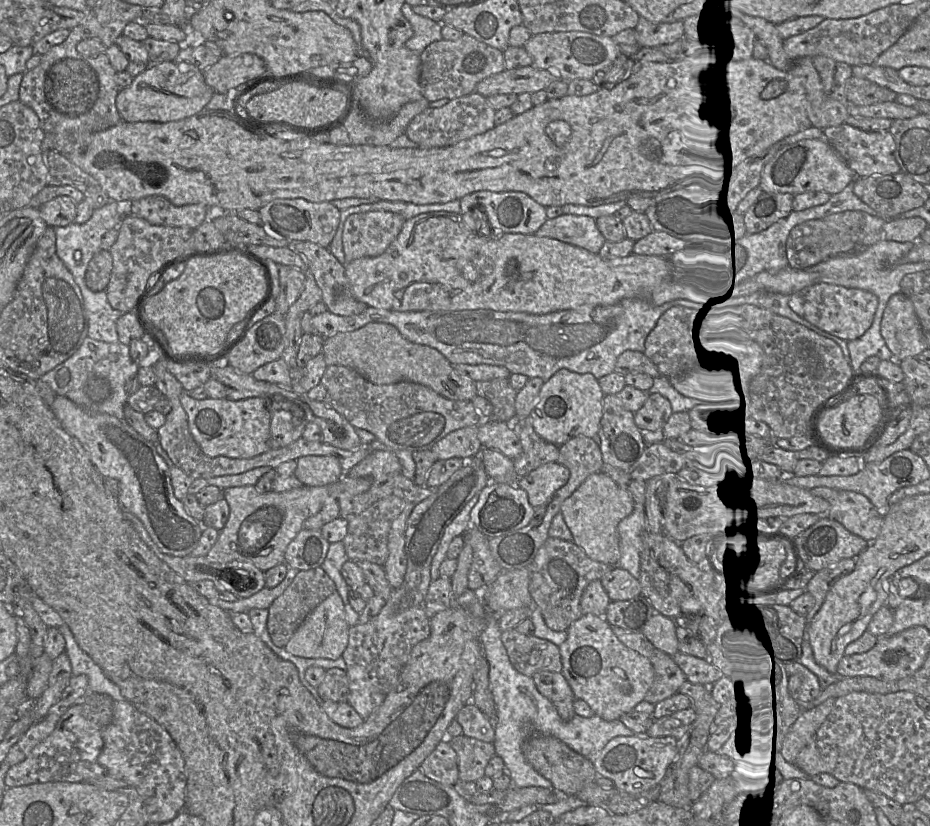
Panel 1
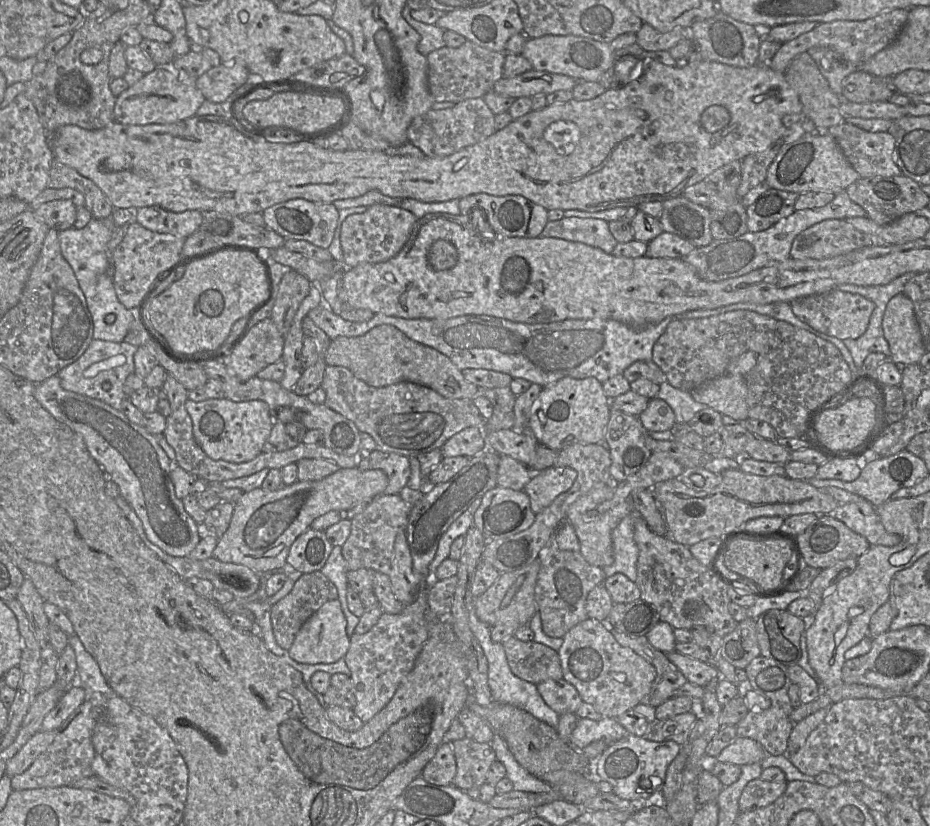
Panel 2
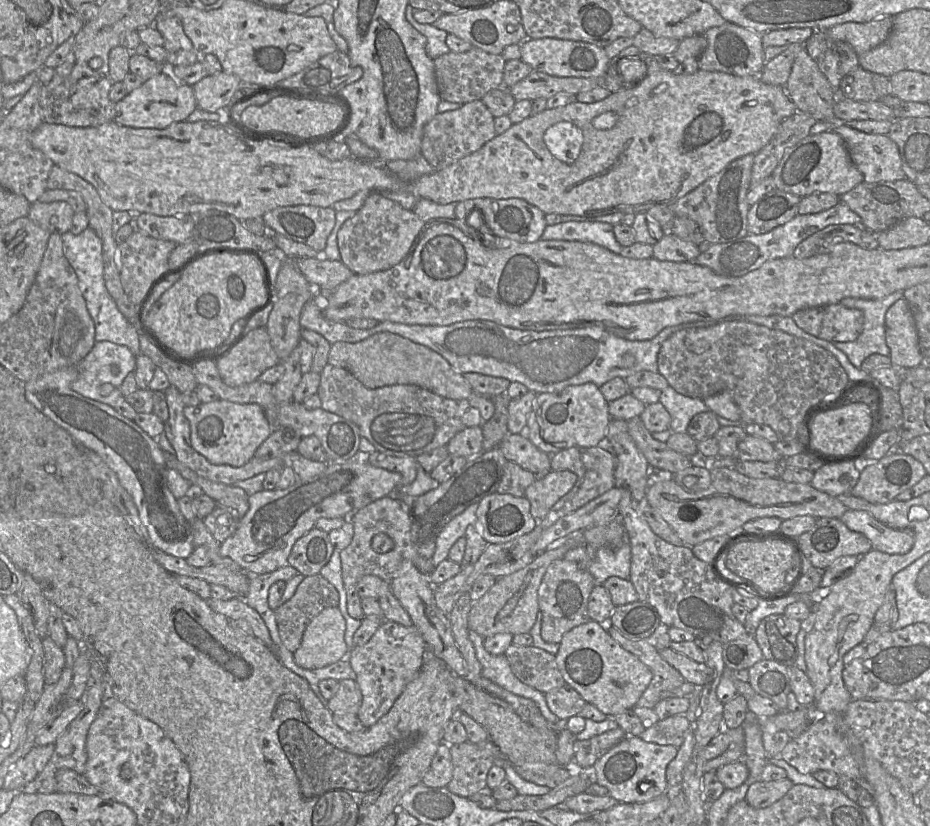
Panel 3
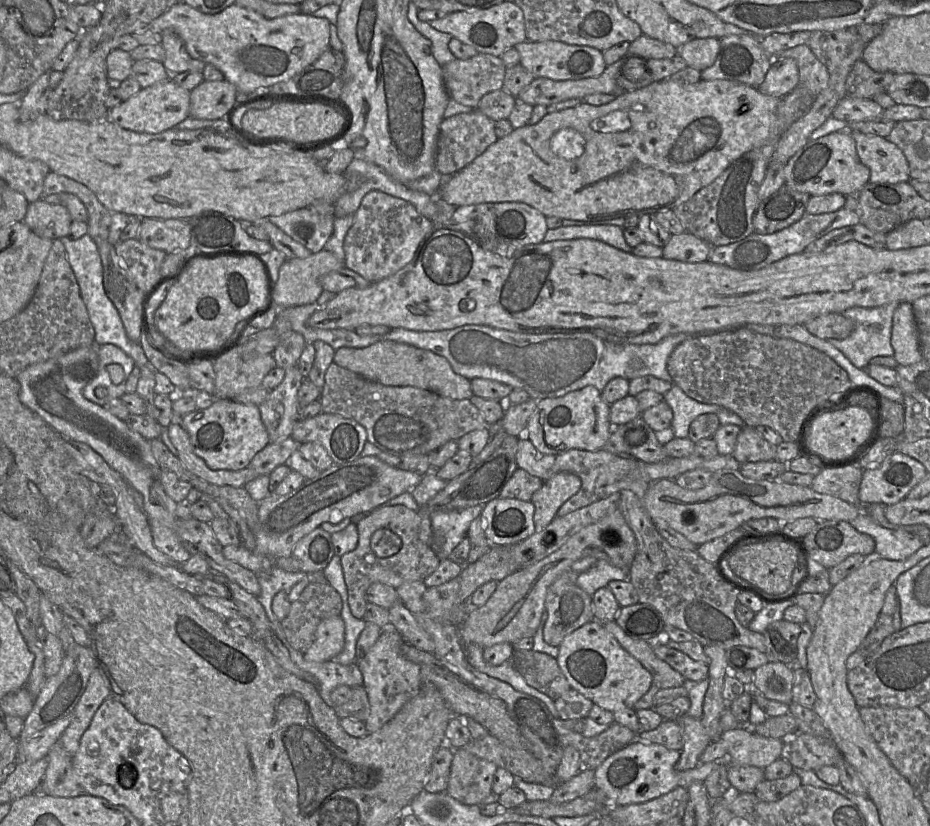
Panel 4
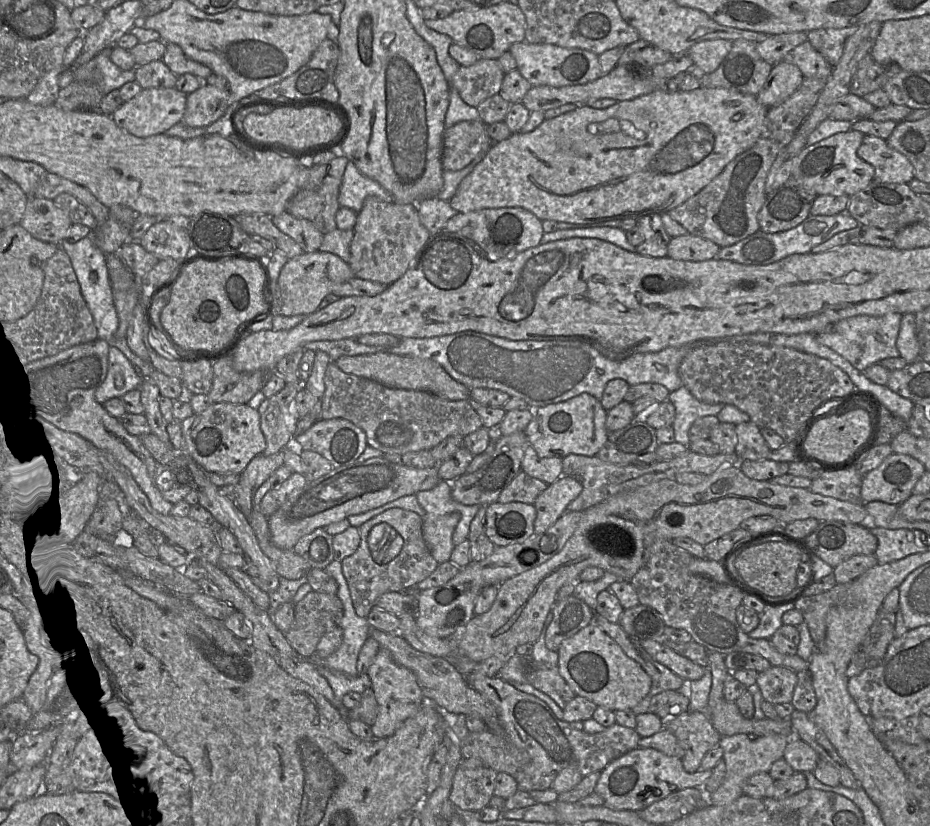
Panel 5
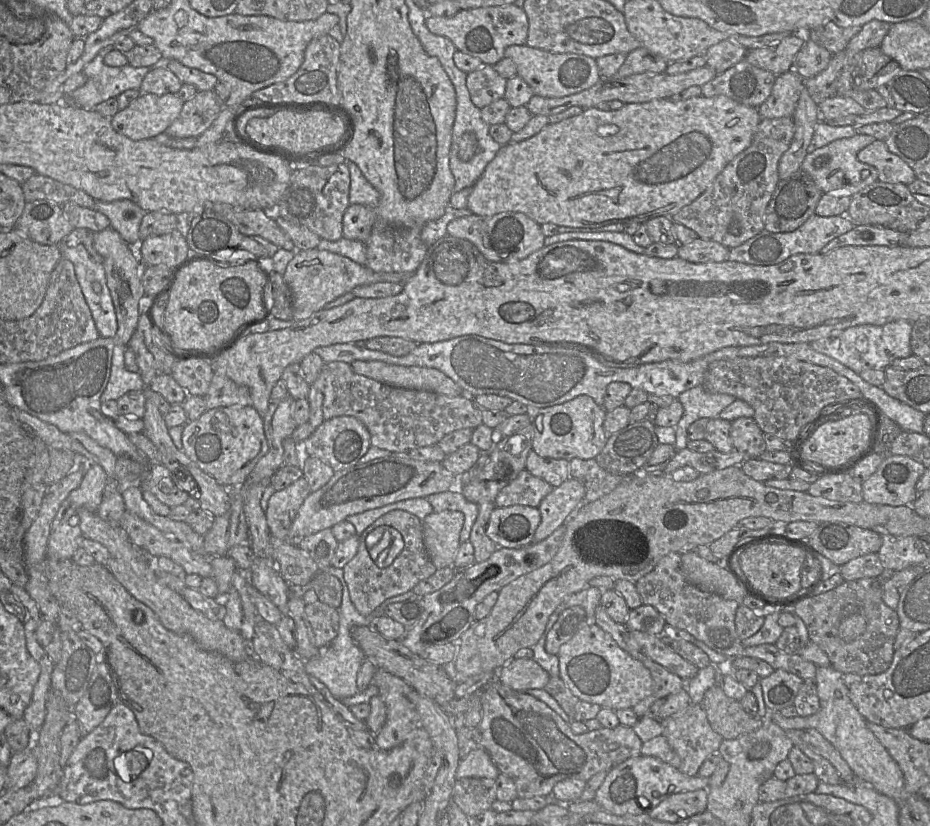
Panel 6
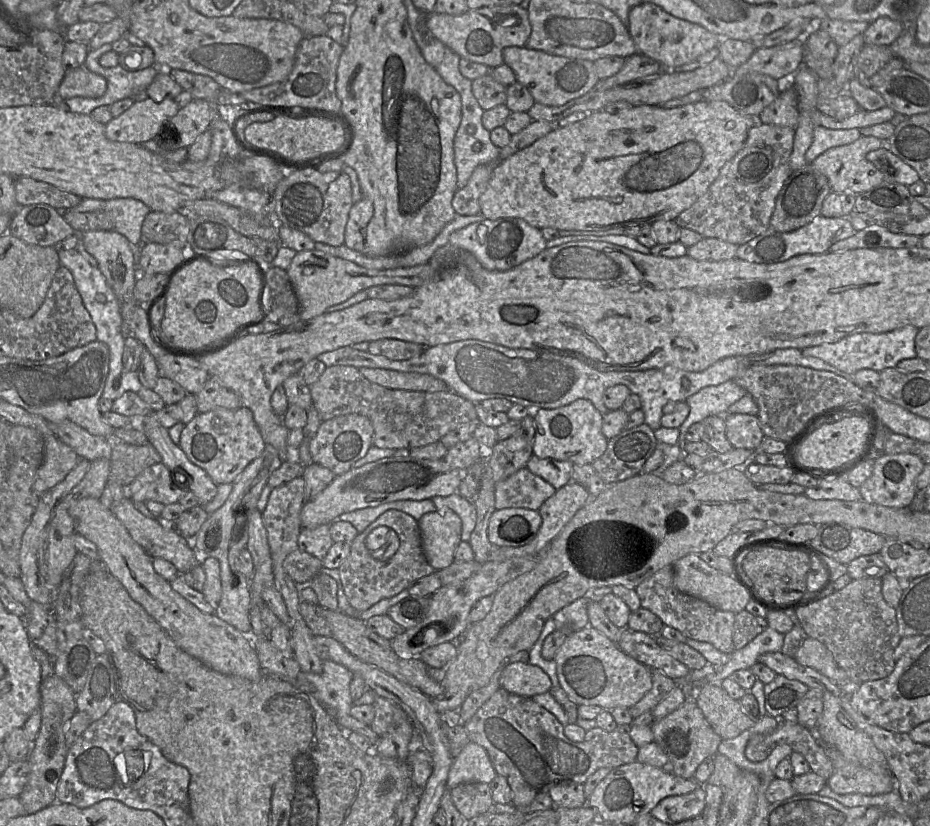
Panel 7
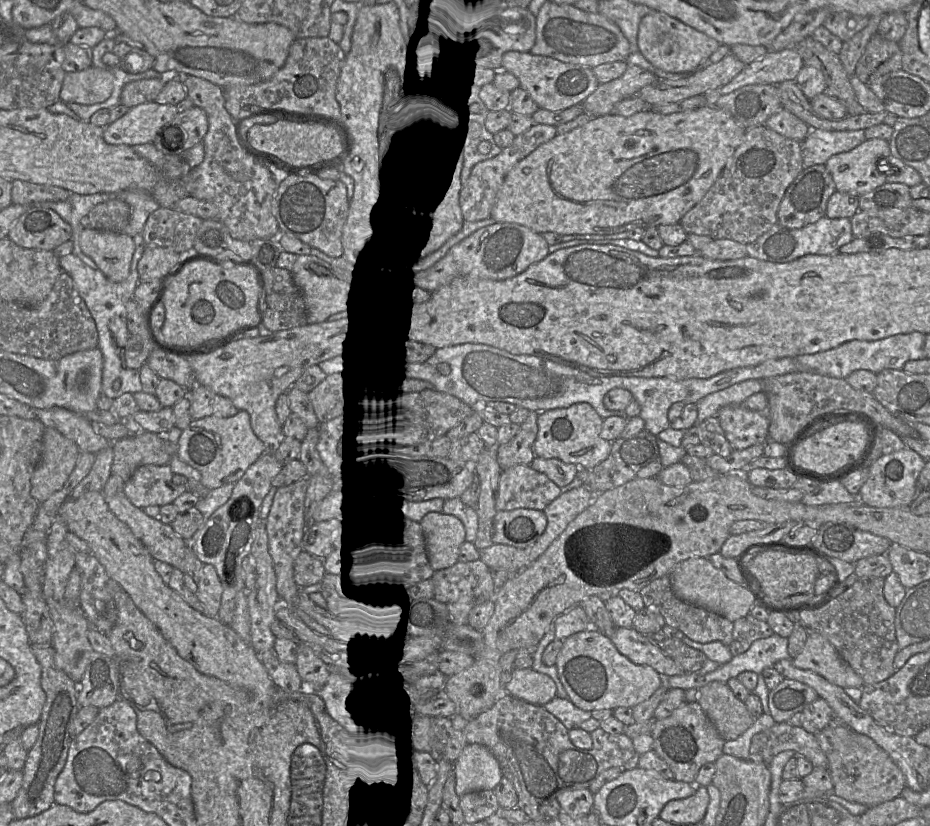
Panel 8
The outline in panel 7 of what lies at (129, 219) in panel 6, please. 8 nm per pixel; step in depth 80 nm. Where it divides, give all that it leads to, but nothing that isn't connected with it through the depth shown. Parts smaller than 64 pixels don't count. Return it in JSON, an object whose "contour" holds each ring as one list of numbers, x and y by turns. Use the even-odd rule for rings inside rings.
{"contour":[[82,198,80,203,70,210,76,212,110,212,114,220,114,230,125,236,131,244,140,241,143,220,151,211,147,205,134,198,110,200]]}

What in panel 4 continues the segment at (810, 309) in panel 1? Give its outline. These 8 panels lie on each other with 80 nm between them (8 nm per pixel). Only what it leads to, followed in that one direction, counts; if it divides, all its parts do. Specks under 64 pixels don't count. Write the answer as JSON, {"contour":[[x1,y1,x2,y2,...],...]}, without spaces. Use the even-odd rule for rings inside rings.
{"contour":[[827,313,803,324,816,337,824,340,845,339,855,328,855,323,842,313]]}

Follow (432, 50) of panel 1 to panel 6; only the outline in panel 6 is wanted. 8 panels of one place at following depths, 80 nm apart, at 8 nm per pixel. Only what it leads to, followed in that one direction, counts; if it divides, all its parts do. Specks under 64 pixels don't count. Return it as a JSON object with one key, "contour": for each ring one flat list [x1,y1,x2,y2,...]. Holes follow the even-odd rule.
{"contour":[[483,64,466,75,466,86,472,103,481,109,504,97,507,79,500,76,493,65]]}

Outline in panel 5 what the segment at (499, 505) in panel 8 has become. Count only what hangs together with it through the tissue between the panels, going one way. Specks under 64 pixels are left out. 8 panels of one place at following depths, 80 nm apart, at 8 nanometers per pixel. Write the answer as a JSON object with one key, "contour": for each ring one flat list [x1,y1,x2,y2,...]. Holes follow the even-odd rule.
{"contour":[[524,471,510,482,510,484,501,492,497,502,522,502,534,504,536,498,548,487,548,484,531,477]]}

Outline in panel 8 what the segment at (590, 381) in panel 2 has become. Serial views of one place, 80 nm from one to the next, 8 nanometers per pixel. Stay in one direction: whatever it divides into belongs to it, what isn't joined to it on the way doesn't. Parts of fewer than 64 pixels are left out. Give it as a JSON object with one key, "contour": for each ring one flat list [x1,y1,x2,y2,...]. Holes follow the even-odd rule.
{"contour":[[586,402,539,412,538,432,534,443,535,456,543,459,556,458,564,463,576,464,579,468,593,469,608,457,612,448,612,442,600,436,603,421]]}

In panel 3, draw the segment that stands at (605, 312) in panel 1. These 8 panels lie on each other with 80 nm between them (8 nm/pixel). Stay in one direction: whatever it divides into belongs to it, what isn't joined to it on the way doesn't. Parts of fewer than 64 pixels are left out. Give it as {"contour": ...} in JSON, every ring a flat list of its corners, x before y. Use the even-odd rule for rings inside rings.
{"contour":[[313,299,305,303,300,315,300,326,302,329,313,330,321,334,330,344,340,341,356,343,379,332,391,332,434,350,461,374,473,372,506,378,510,382,522,383,537,394,559,392,568,386,585,383,594,383,600,388,615,377,625,379,639,371,658,372,658,353,662,343,668,337,682,328,704,327,713,324,716,323,692,322,669,326,650,340,627,340,608,332,605,328,598,325,590,325,578,329,533,331,510,328,487,320,467,320,446,326,382,321,378,322,373,328,356,329,348,326,346,322,335,322,325,318,323,310,314,303]]}

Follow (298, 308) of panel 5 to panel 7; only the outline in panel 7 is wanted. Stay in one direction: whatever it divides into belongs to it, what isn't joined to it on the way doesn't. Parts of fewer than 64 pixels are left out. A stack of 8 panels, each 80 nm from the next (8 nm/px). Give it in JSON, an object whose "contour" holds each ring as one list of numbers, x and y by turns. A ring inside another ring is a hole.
{"contour":[[314,248,296,252,286,271,298,299,300,319,309,320,323,314,328,307,342,303,359,291,372,286,404,285,416,289,432,277,434,268,426,263,389,270,368,269]]}

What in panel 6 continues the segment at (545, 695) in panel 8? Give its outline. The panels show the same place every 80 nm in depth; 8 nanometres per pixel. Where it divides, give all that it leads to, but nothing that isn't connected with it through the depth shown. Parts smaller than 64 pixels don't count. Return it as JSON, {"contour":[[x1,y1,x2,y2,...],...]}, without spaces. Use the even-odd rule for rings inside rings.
{"contour":[[514,658,500,669,500,682,516,691,544,689,549,679,549,674,529,658]]}

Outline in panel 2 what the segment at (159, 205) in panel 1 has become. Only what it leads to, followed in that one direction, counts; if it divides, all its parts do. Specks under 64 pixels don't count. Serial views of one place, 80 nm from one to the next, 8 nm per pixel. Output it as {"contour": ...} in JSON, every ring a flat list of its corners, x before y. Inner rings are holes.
{"contour":[[149,206,138,208,136,221,148,230,186,239,199,229,203,212,187,210,175,213,159,206]]}

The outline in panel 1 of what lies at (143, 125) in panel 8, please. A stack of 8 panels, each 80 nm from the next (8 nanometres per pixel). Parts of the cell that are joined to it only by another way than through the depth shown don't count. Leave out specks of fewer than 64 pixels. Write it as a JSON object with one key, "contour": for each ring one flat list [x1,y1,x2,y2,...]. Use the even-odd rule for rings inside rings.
{"contour":[[165,61,150,64,133,79,129,87,120,90,116,98,116,107,124,122,171,122,202,111,214,93,215,91,205,82,203,72,195,66]]}

